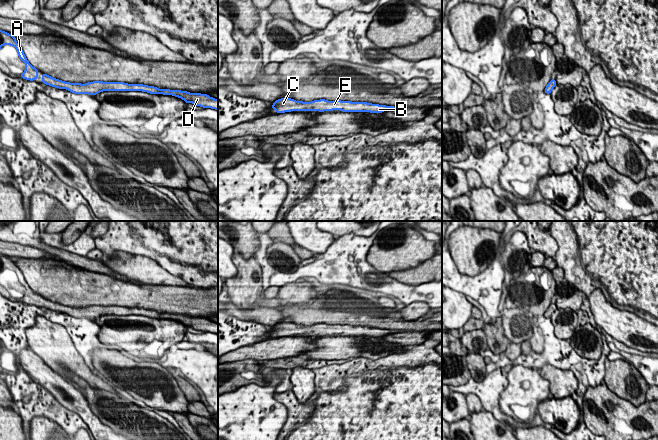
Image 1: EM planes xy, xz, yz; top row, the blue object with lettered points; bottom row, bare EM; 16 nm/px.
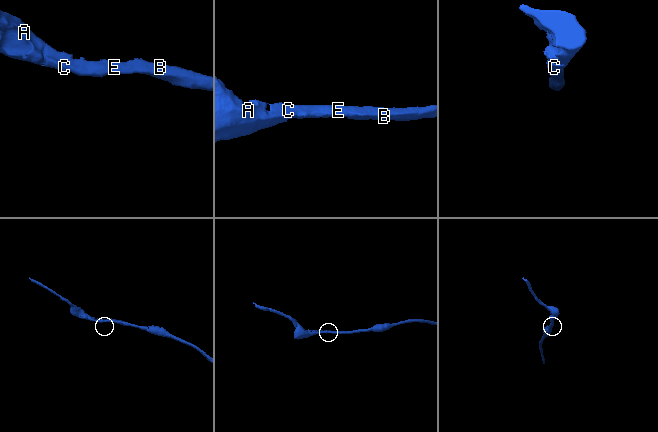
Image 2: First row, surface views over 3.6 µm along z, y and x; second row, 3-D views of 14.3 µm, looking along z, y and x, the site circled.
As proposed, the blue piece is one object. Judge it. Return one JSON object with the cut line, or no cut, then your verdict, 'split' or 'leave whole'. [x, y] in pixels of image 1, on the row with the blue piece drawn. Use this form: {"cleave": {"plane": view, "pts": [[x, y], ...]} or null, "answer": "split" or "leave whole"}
{"cleave": null, "answer": "leave whole"}

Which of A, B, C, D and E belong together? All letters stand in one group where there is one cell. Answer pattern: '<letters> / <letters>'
A B C D E

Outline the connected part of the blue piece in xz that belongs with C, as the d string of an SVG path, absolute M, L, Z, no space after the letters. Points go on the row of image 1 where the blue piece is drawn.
M281 98L273 102L272 109L277 114L291 111L333 111L341 110L342 112L370 112L382 113L384 111L399 109L400 107L372 104L367 102L351 102L351 101L328 101L325 99L314 100L311 102L296 101L290 98Z

